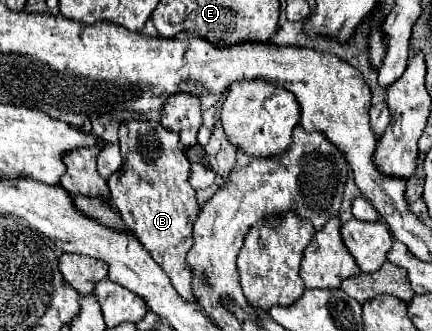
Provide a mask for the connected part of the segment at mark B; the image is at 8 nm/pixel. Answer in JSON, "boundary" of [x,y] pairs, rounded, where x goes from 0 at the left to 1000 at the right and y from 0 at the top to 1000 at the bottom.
{"boundary":[[[333,363],[282,369],[273,387],[273,417],[278,417],[278,465],[282,465],[287,489],[282,489],[282,508],[250,538],[259,616],[282,647],[287,677],[310,701],[310,713],[329,731],[329,743],[347,761],[347,773],[389,828],[407,882],[426,906],[444,912],[449,906],[444,864],[440,864],[444,858],[444,810],[440,810],[440,798],[431,798],[431,761],[444,749],[444,731],[449,731],[444,677],[449,677],[463,628],[454,610],[454,580],[435,550],[440,489],[417,447],[412,411],[403,399],[384,393],[370,369],[333,369]]]}

